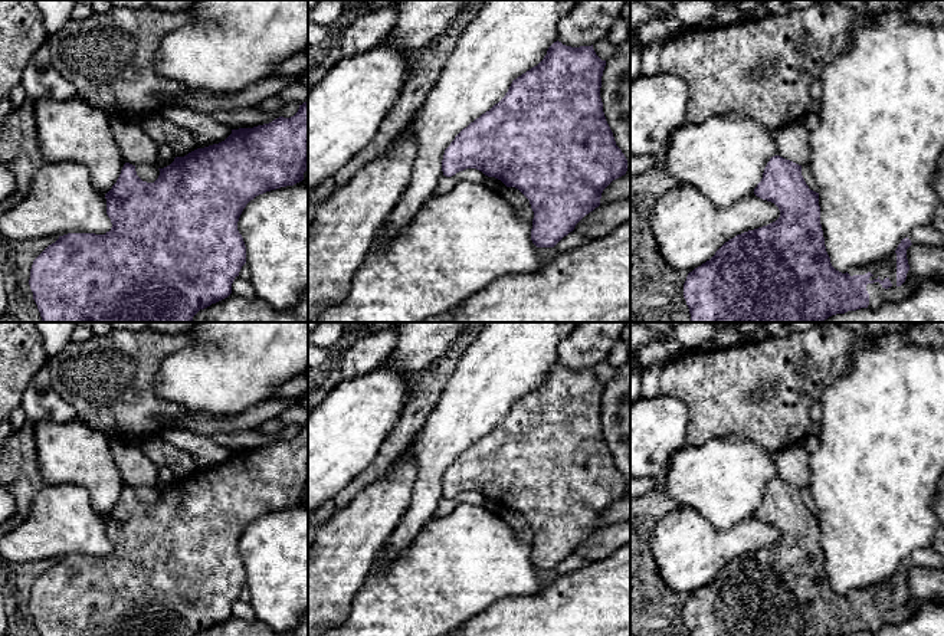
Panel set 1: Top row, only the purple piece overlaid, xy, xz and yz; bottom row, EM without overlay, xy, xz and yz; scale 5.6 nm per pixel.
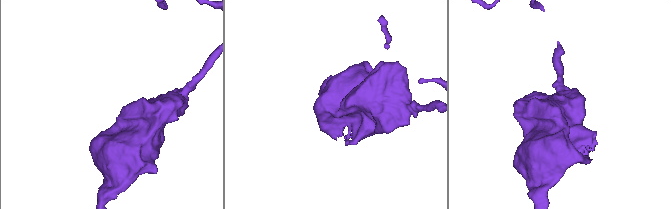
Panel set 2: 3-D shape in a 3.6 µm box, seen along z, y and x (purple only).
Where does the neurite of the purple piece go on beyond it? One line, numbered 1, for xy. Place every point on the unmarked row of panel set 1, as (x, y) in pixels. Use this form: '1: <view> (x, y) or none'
1: none

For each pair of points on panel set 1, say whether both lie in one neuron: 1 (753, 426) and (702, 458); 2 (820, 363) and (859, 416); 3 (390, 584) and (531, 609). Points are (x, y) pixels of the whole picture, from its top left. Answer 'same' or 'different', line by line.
1: different
2: different
3: different

